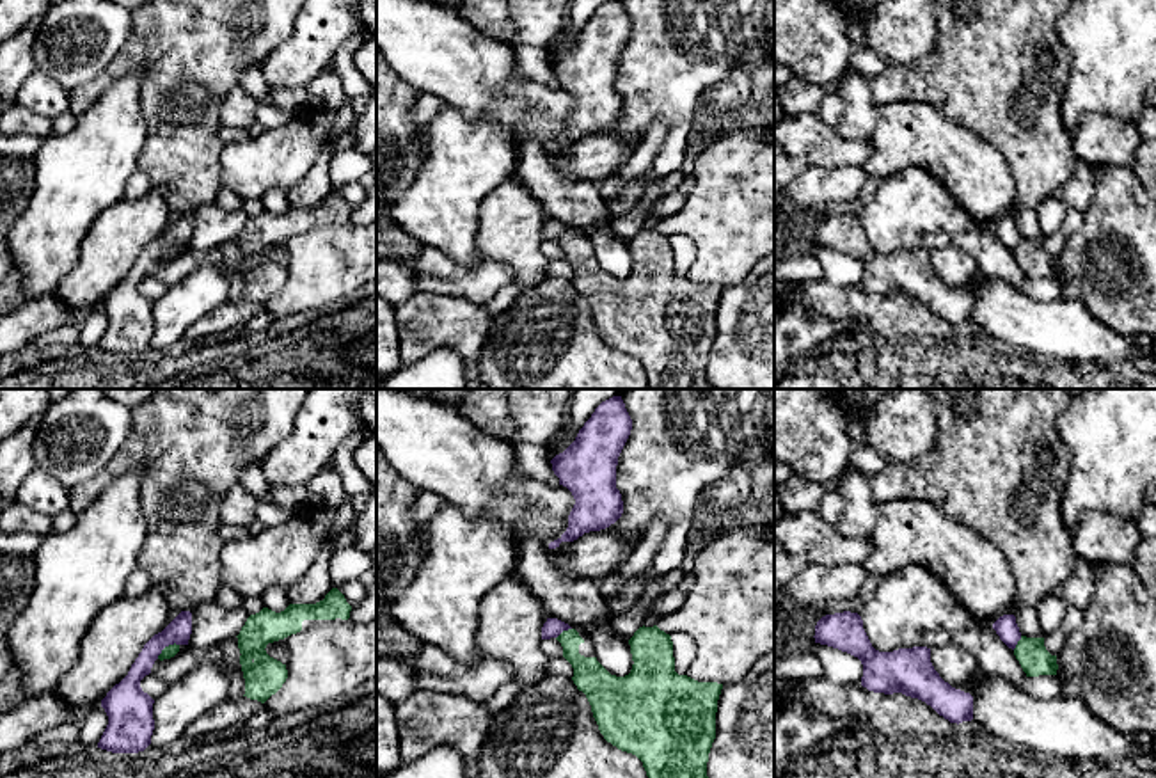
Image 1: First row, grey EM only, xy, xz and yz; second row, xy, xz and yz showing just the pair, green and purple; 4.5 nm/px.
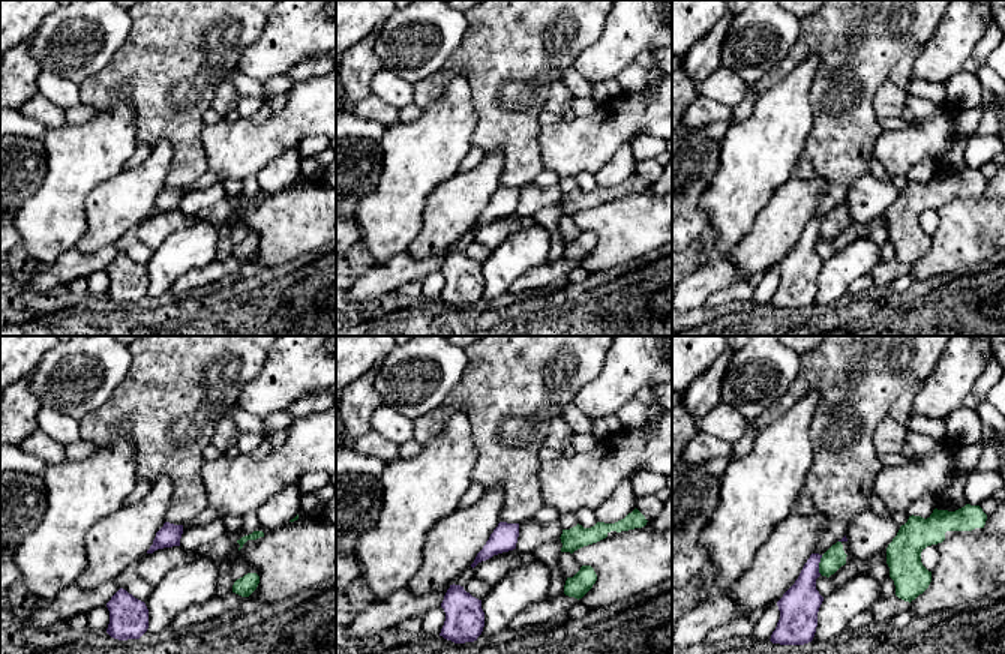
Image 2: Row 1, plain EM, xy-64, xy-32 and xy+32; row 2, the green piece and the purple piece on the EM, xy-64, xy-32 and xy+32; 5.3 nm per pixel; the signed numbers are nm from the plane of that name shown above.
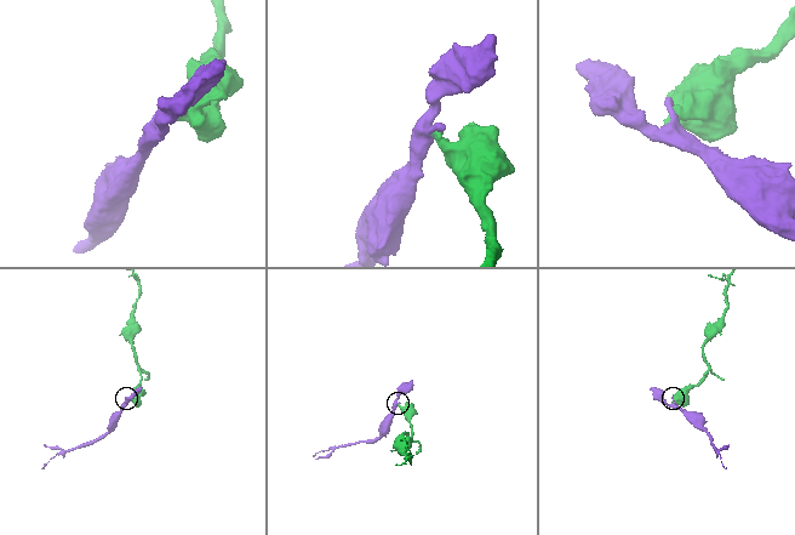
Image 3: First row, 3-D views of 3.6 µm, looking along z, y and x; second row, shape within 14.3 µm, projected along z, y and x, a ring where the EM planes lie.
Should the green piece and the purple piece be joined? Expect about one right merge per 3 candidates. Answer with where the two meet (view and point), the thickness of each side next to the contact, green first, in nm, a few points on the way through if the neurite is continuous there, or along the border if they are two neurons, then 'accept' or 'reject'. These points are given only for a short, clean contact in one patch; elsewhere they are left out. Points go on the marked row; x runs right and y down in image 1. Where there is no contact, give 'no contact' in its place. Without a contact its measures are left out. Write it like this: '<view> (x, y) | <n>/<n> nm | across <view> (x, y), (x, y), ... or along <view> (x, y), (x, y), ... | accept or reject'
xy (166, 647) | 60/110 nm | along xy (178, 643), (169, 643), (157, 658) | reject

